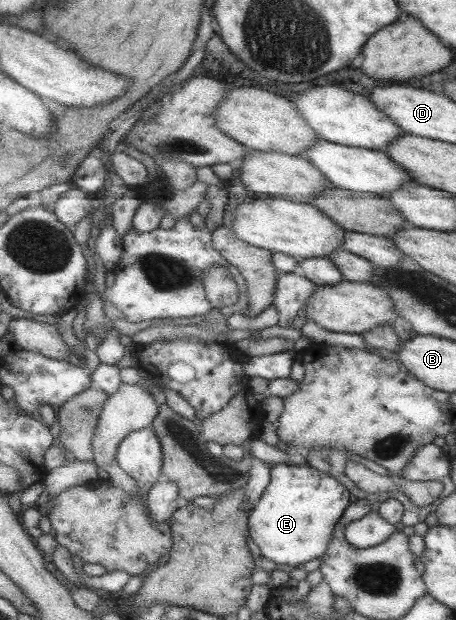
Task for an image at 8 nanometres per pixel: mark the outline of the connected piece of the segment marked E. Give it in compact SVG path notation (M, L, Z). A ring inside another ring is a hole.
M279 463L271 468L270 483L261 495L260 501L252 507L249 515L249 535L259 546L262 557L273 563L286 564L291 569L305 564L307 561L322 557L327 551L334 534L335 524L350 505L350 492L335 477L330 477L307 465Z

